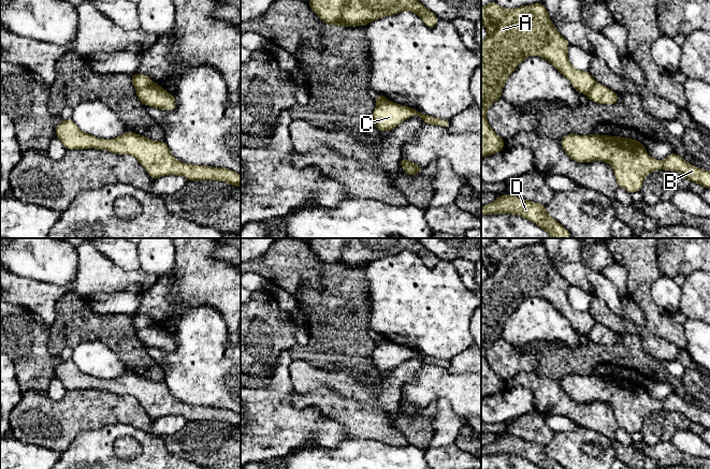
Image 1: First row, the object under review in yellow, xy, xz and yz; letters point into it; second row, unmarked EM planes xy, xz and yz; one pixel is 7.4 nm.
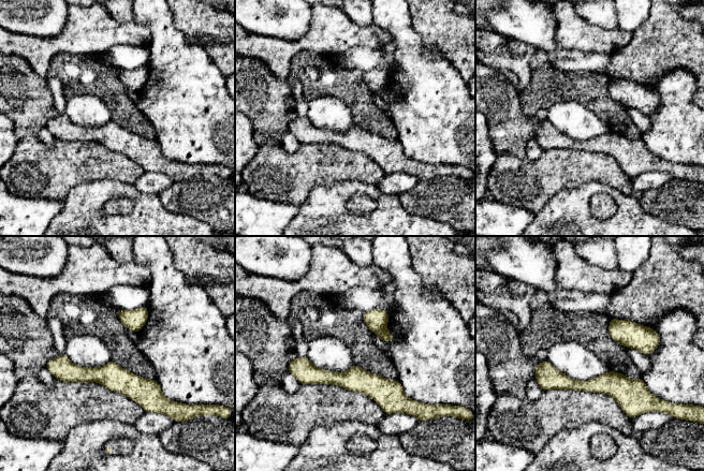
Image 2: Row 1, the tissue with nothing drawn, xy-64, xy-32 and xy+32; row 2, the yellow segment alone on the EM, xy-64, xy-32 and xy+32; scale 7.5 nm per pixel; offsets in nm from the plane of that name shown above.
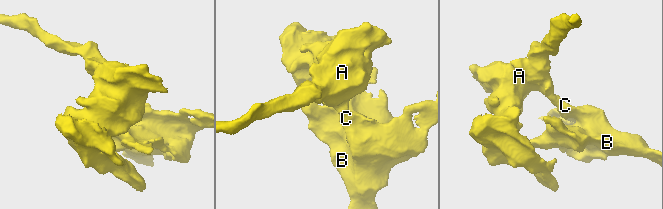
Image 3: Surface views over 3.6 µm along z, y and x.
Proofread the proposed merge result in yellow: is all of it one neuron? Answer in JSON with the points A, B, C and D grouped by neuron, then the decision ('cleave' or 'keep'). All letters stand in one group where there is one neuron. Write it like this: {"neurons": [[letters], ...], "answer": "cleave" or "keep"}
{"neurons": [["A", "D"], ["B", "C"]], "answer": "cleave"}

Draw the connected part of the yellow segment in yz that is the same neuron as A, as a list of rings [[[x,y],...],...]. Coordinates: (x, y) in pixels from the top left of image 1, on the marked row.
[[[495,1],[481,8],[481,23],[488,30],[488,36],[481,42],[481,158],[494,155],[504,149],[505,141],[501,138],[491,128],[487,120],[487,109],[498,99],[507,78],[517,67],[530,56],[540,56],[548,60],[561,74],[566,76],[571,86],[580,93],[586,94],[595,84],[589,71],[576,70],[569,62],[567,50],[568,42],[559,33],[552,24],[545,5],[535,3],[516,9],[504,9]]]

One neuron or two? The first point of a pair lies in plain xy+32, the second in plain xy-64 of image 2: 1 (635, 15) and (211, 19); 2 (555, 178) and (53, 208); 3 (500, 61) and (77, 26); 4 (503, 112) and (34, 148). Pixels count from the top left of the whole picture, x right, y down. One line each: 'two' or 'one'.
1: two
2: two
3: one
4: two

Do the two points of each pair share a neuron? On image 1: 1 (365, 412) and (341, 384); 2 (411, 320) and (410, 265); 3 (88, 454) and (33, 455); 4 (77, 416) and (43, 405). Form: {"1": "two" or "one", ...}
{"1": "two", "2": "one", "3": "two", "4": "one"}

